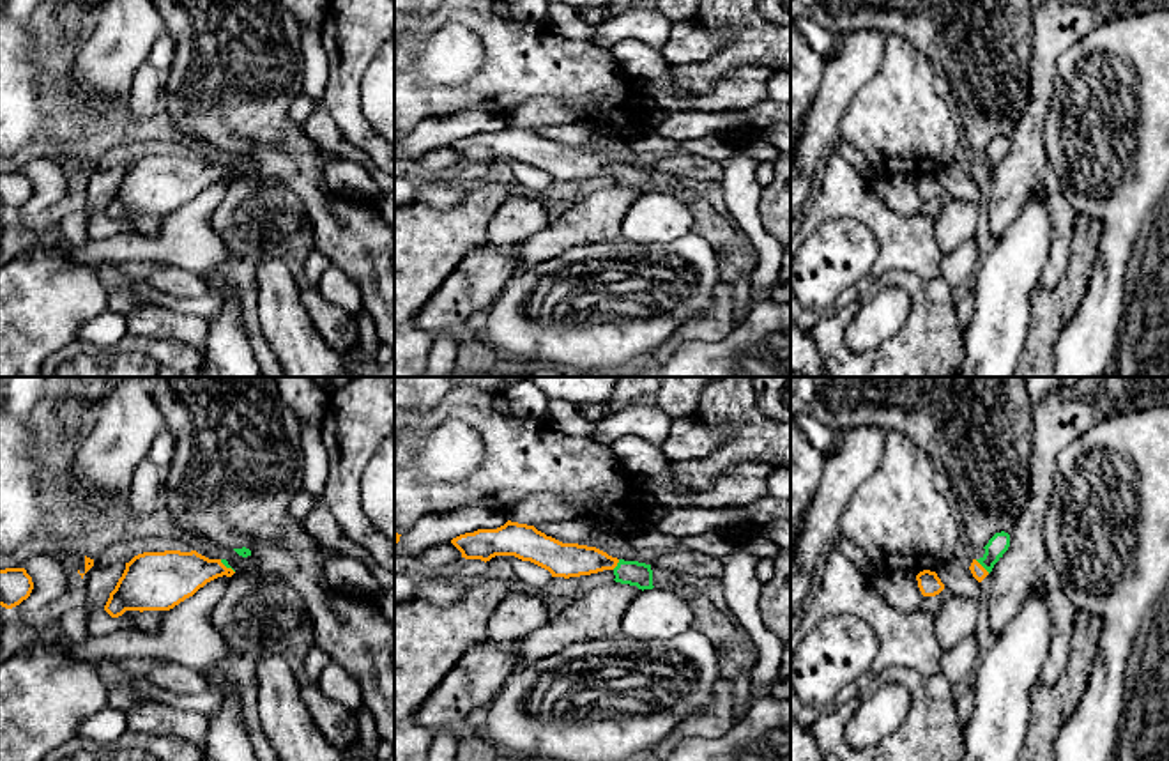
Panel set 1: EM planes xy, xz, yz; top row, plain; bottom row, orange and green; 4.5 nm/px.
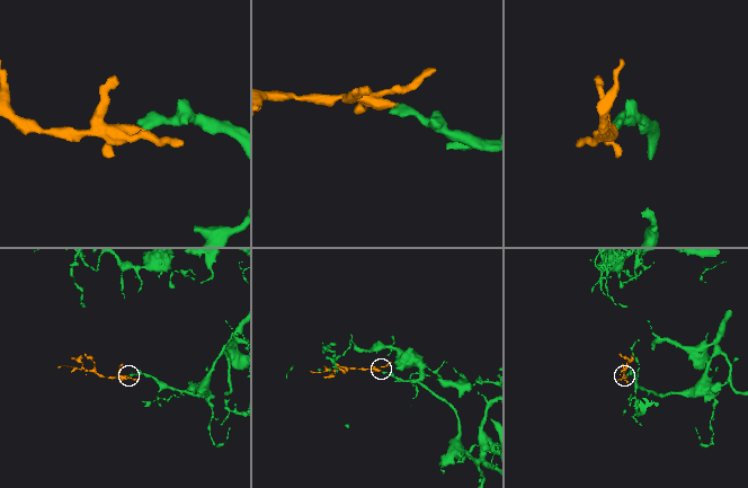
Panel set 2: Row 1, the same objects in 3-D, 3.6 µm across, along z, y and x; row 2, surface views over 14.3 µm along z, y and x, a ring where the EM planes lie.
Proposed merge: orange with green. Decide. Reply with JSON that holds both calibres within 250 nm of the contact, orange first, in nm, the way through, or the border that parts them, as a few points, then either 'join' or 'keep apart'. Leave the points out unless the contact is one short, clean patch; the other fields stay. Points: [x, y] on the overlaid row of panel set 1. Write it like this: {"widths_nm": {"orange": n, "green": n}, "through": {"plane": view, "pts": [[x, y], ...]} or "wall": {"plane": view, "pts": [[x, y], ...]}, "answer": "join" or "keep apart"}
{"widths_nm": {"orange": 70, "green": 90}, "through": {"plane": "yz", "pts": [[978, 572], [980, 565], [1000, 542]]}, "answer": "join"}

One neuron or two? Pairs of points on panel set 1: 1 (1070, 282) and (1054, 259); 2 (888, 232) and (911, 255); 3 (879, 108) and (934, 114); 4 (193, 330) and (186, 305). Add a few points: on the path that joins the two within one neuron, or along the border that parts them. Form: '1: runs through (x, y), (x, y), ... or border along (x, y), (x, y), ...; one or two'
1: border along (1074, 230), (1063, 276), (1053, 287), (1039, 285); two
2: runs through (893, 238), (906, 250); one
3: runs through (893, 114), (920, 114); one
4: border along (156, 303), (209, 319); two

